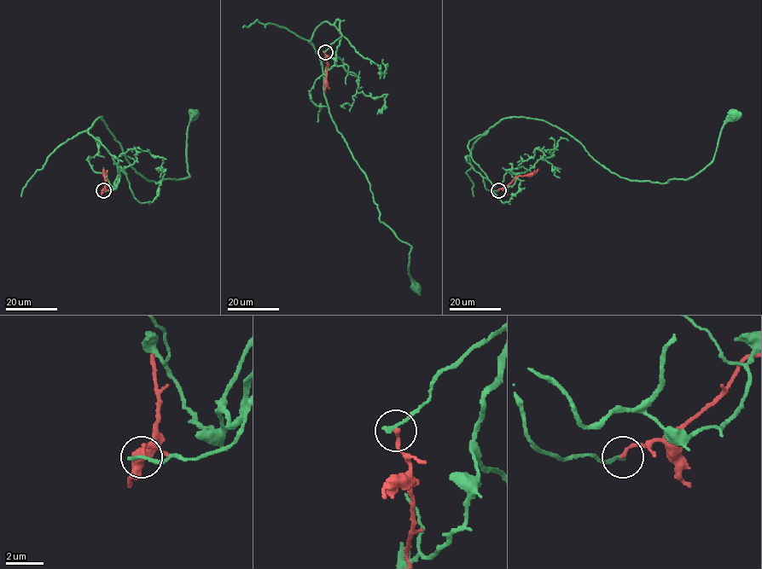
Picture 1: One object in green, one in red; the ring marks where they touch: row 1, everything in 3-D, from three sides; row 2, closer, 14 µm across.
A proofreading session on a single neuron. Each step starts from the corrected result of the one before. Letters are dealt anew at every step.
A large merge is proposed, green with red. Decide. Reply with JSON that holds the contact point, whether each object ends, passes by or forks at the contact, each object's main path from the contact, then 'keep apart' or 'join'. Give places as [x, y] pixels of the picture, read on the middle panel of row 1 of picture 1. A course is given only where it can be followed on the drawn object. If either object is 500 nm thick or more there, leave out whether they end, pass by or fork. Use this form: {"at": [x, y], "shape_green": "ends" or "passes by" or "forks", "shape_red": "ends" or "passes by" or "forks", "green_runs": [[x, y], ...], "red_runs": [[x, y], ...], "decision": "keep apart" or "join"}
{"at": [325, 52], "shape_green": "ends", "shape_red": "ends", "green_runs": [[324, 52], [341, 36], [340, 20], [322, 22], [310, 41], [326, 101], [380, 218], [411, 246], [415, 285]], "red_runs": [[325, 52], [325, 91]], "decision": "keep apart"}

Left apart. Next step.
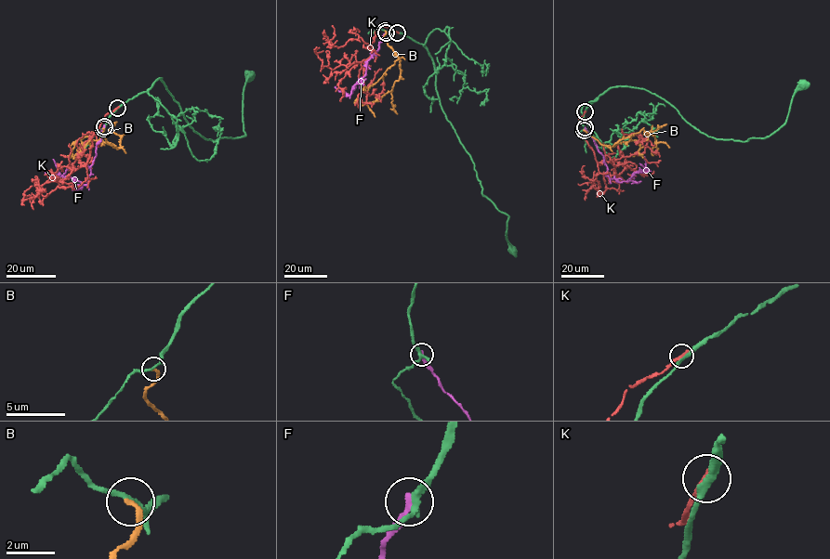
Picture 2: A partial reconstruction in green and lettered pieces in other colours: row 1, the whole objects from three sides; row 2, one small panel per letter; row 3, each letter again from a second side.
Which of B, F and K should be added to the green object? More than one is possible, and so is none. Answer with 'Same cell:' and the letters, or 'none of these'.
Same cell: none of these

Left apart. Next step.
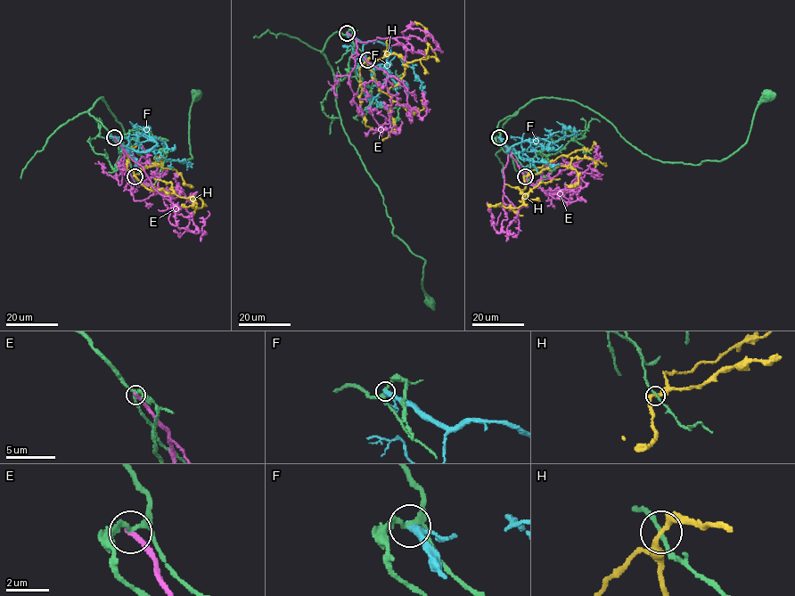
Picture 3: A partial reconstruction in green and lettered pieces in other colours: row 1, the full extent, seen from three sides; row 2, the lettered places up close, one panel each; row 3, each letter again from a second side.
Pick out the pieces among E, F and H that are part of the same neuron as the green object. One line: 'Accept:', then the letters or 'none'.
Accept: none

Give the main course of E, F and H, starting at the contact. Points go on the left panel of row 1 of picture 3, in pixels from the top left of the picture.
E: (114, 137), (135, 182), (154, 188), (152, 195), (159, 192), (157, 168), (144, 157), (136, 164), (140, 169)
F: (114, 137), (137, 151), (147, 151), (157, 144), (147, 132), (133, 137), (129, 144)
H: (135, 176), (150, 190), (164, 190), (181, 197), (198, 197), (202, 204), (200, 208), (182, 204)

